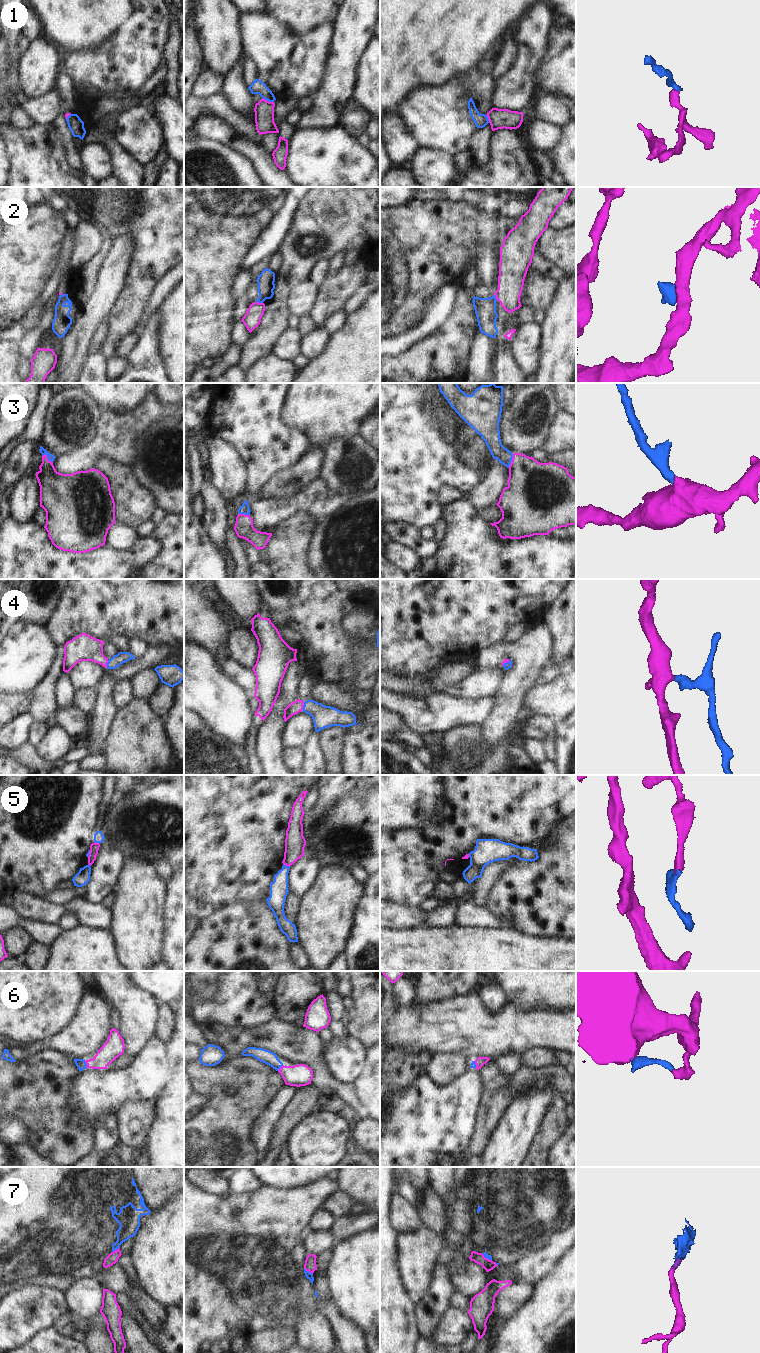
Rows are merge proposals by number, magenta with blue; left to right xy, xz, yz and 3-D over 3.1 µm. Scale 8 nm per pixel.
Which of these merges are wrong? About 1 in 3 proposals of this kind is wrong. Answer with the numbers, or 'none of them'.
1, 2, 5, 7.

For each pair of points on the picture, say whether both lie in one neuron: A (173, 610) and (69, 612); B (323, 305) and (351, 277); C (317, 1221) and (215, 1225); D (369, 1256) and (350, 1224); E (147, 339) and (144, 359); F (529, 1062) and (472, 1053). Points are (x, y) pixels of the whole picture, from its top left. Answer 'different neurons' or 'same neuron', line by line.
A: same neuron
B: same neuron
C: different neurons
D: different neurons
E: same neuron
F: different neurons

